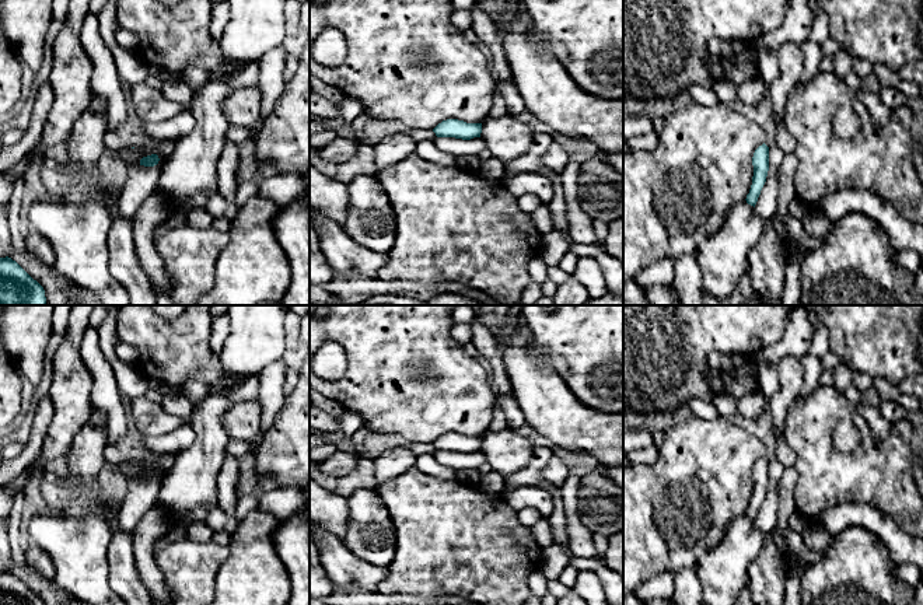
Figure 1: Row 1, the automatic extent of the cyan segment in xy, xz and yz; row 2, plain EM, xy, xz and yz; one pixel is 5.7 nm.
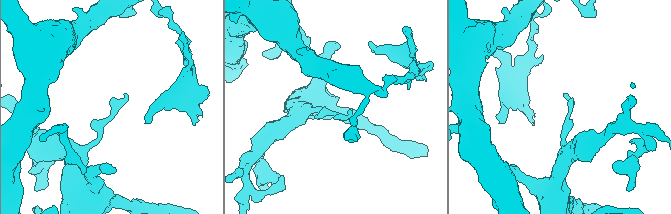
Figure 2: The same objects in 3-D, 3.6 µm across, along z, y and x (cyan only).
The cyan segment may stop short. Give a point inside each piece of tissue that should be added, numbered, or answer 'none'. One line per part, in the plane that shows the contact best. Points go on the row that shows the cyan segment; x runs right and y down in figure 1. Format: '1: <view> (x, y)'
none

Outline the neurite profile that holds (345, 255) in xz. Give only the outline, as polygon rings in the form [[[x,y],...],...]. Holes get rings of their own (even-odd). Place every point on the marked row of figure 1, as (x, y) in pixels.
[[[315,211],[314,225],[319,248],[331,267],[342,273],[357,273],[364,277],[378,277],[387,263],[387,253],[374,252],[353,241],[342,225],[324,213]]]

